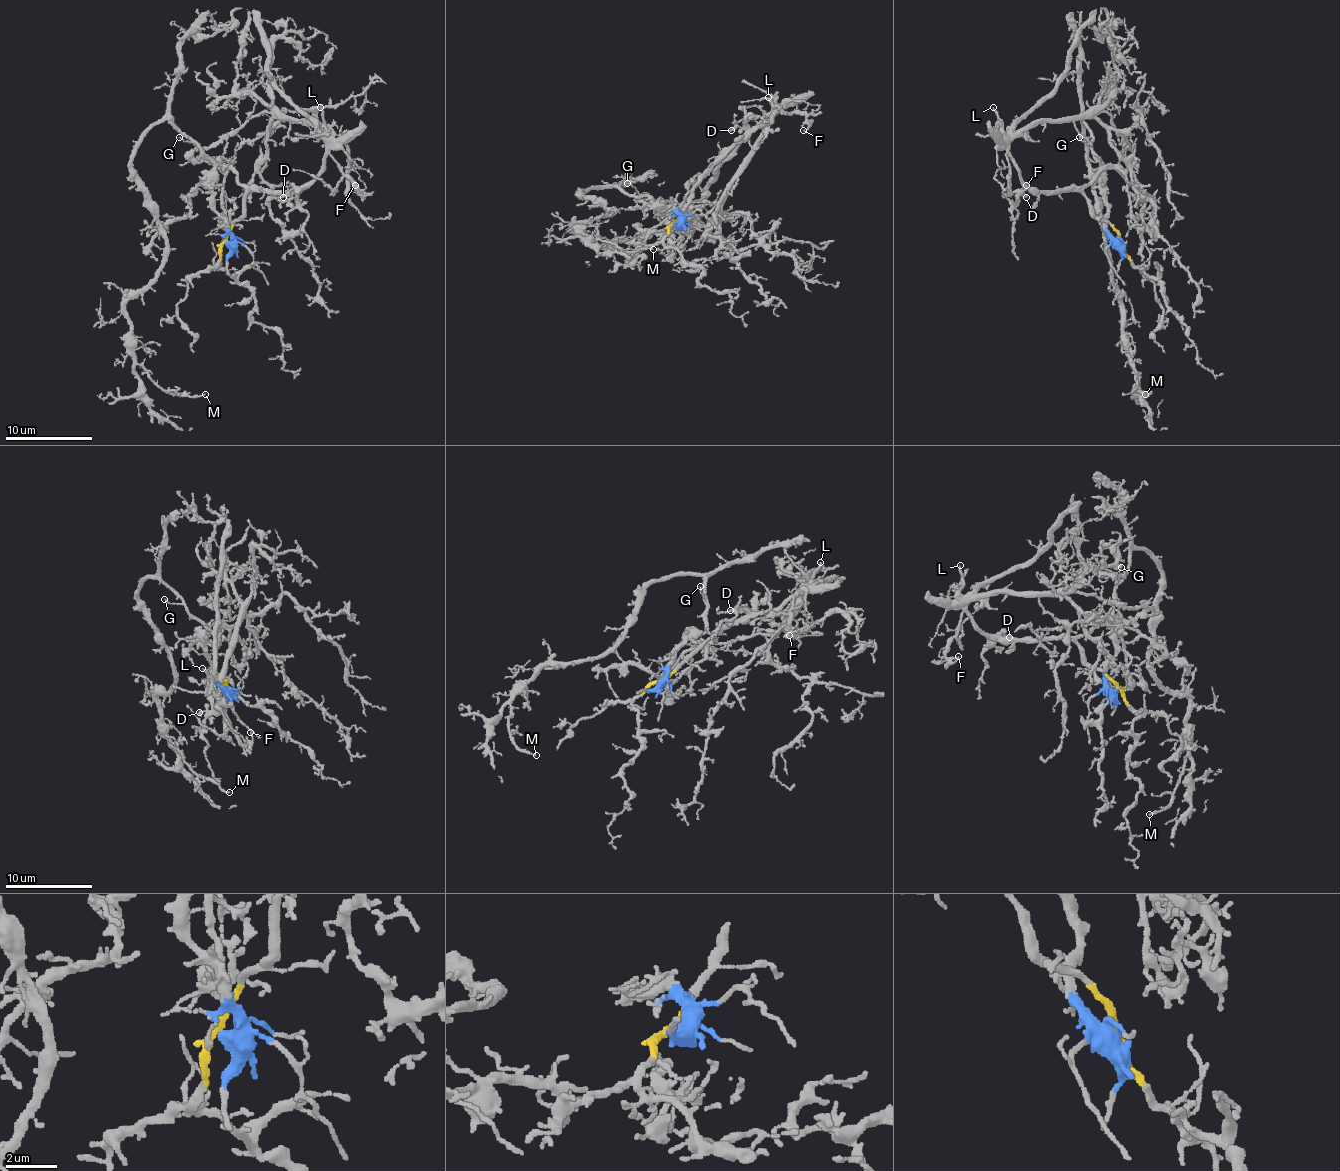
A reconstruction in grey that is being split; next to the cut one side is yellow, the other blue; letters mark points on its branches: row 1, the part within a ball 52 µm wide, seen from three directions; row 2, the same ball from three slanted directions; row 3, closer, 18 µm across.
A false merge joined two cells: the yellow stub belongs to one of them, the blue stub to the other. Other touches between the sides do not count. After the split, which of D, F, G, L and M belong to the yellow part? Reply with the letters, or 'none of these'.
D, F, L

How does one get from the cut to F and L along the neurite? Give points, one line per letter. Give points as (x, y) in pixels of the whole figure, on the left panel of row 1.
F: (225, 241), (249, 191), (300, 191), (328, 154), (354, 184)
L: (225, 241), (249, 191), (300, 191), (315, 178), (328, 132), (319, 108)

